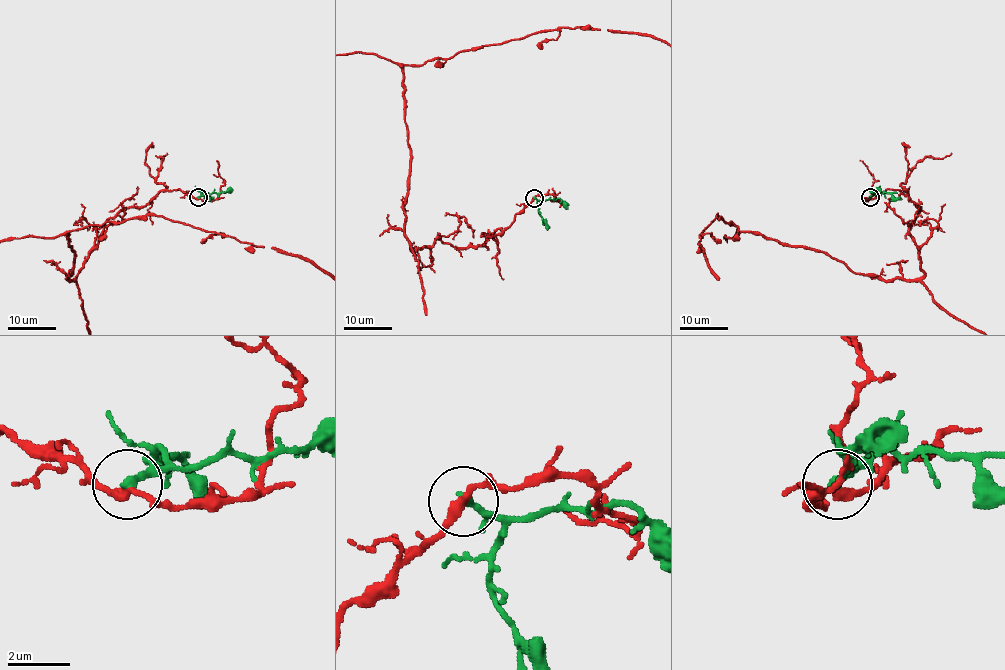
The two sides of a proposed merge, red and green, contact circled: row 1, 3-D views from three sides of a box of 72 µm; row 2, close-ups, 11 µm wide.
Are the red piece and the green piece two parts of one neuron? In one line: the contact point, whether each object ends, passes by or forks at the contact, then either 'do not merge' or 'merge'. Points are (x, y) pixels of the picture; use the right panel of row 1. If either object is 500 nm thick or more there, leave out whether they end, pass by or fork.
place (870, 197); red passes by; green passes by; do not merge

